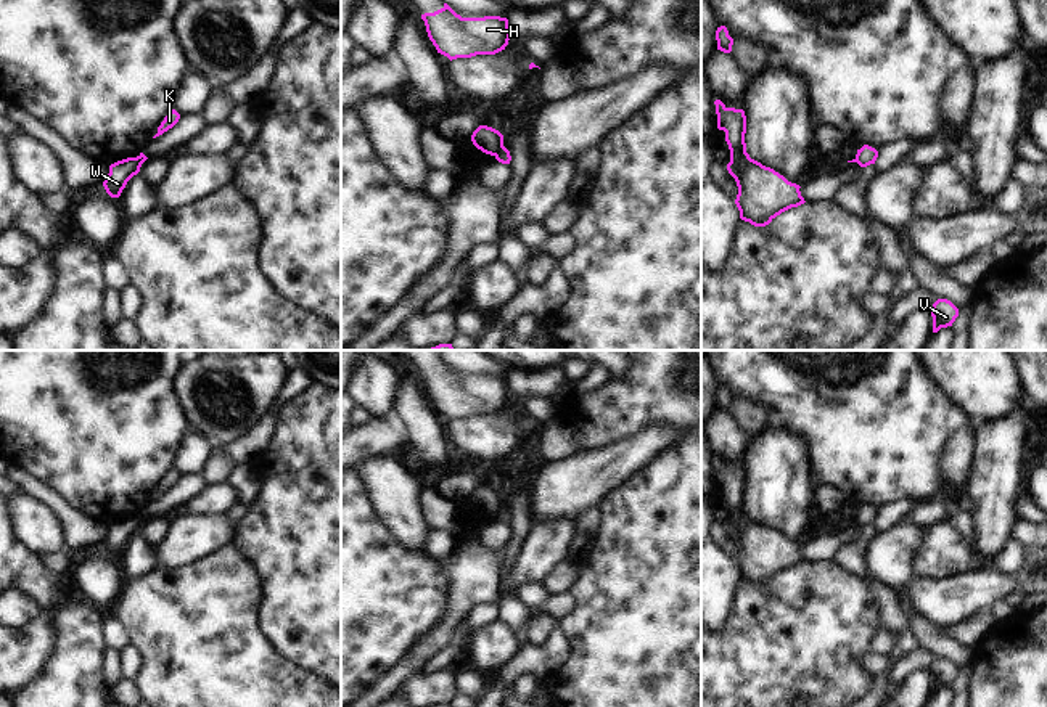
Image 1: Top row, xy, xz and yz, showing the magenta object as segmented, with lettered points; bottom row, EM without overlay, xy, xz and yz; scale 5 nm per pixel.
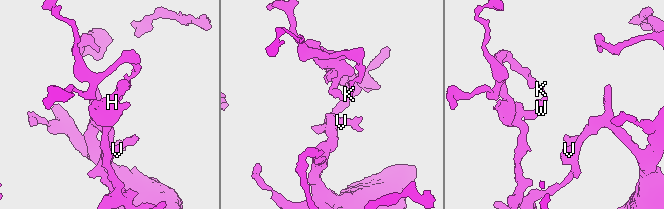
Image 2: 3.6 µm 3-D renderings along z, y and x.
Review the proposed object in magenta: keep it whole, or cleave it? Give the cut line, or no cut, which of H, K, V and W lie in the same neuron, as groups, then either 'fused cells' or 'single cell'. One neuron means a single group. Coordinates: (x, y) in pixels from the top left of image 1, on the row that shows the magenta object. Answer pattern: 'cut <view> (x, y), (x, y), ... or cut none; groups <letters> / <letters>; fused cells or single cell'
cut xz (502, 145), (494, 155); groups H V W / K; fused cells

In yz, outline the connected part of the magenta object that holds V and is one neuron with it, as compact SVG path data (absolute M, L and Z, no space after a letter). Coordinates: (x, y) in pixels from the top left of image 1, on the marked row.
M938 299L933 304L933 333L938 333L941 328L952 326L959 317L959 309L947 299Z

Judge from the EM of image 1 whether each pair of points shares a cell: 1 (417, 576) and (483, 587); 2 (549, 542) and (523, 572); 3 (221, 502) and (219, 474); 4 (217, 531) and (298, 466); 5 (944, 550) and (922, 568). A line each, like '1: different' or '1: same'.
1: different
2: same
3: different
4: different
5: same

